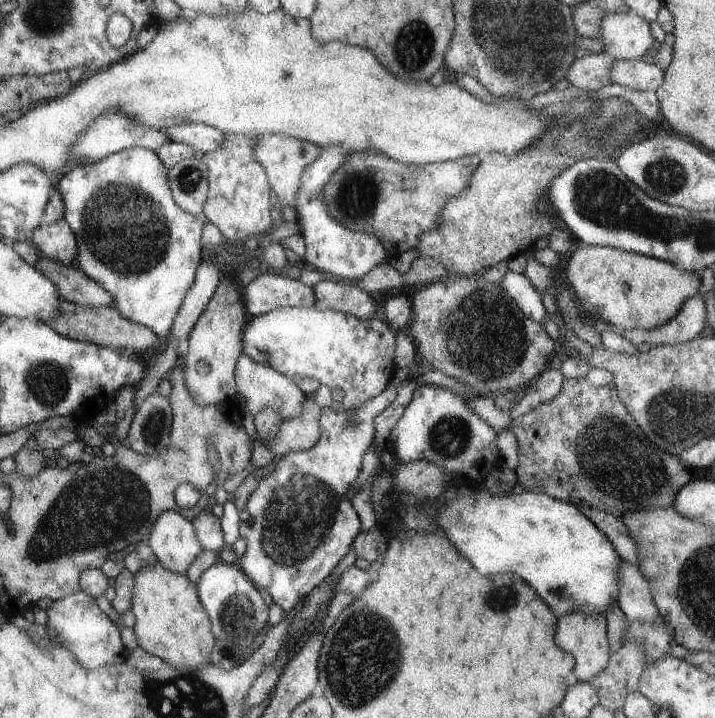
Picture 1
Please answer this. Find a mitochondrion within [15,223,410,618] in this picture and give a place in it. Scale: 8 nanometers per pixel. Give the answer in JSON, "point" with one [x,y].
{"point":[98,508]}

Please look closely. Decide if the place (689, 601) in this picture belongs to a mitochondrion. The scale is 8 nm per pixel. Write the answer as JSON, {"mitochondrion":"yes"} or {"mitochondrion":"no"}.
{"mitochondrion":"yes"}

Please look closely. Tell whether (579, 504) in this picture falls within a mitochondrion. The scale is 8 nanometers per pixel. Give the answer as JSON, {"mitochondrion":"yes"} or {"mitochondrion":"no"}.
{"mitochondrion":"no"}

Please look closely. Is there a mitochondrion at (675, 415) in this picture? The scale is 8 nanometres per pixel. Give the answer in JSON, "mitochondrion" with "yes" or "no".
{"mitochondrion":"yes"}

